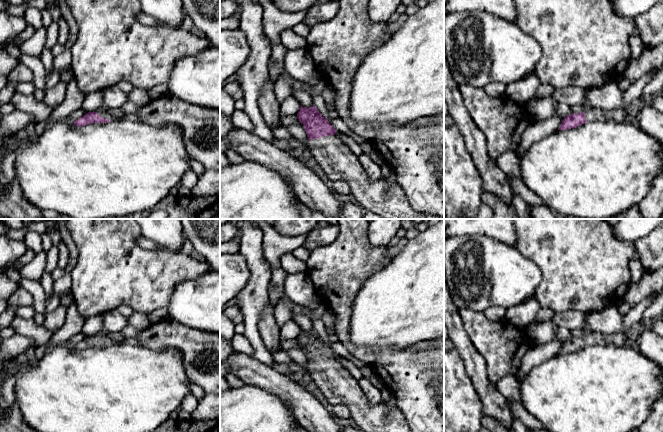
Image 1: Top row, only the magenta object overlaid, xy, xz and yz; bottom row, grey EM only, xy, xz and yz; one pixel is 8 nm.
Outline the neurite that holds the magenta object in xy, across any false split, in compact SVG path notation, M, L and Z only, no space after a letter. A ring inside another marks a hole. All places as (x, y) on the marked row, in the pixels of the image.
M105 108L96 111L96 112L88 112L83 115L81 118L74 122L75 126L85 126L91 123L108 123L114 120L114 116L108 112Z

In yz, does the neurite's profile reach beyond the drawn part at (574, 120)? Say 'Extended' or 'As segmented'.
Extended

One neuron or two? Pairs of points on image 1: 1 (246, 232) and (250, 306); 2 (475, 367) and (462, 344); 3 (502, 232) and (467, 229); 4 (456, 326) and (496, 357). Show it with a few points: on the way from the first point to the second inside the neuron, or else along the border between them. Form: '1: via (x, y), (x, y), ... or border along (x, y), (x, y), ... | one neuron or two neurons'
1: via (253, 250), (256, 261), (256, 288) | one neuron
2: via (473, 361), (467, 350) | one neuron
3: via (493, 229), (476, 229) | one neuron
4: border along (458, 313), (465, 333), (480, 355) | two neurons

